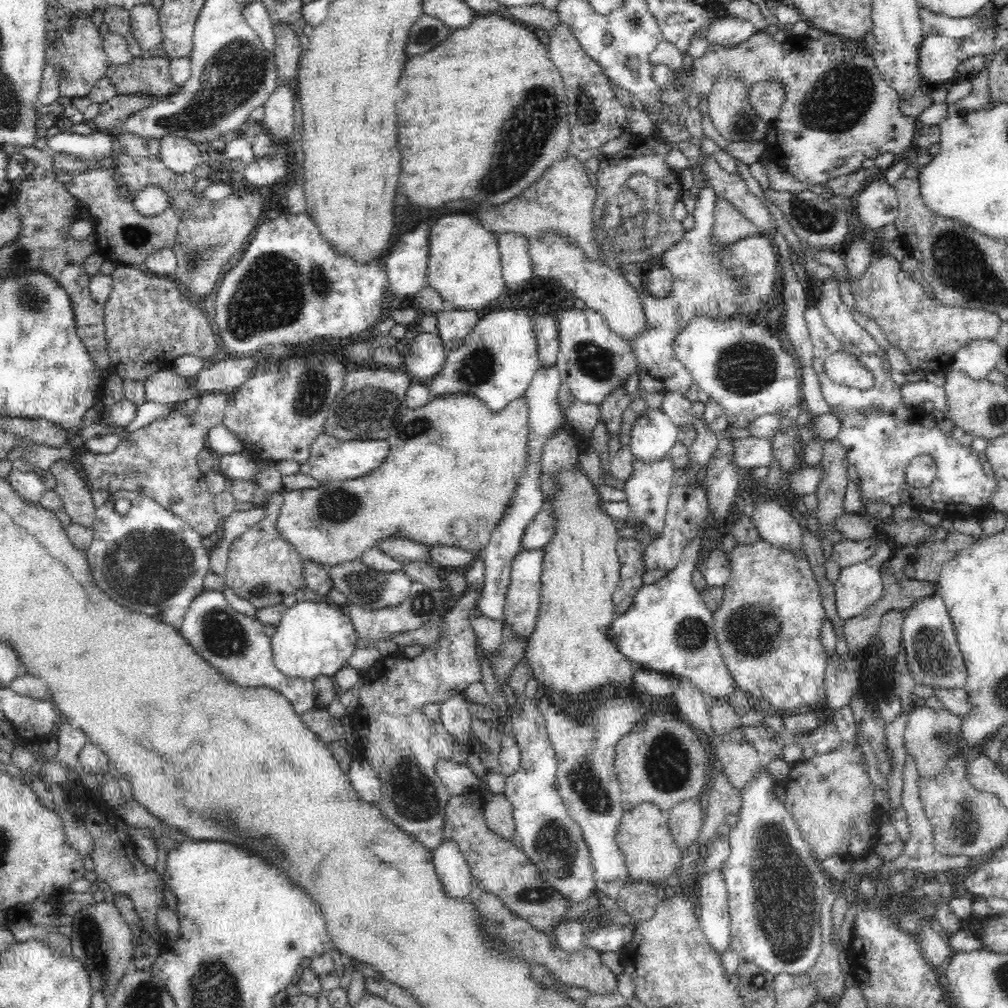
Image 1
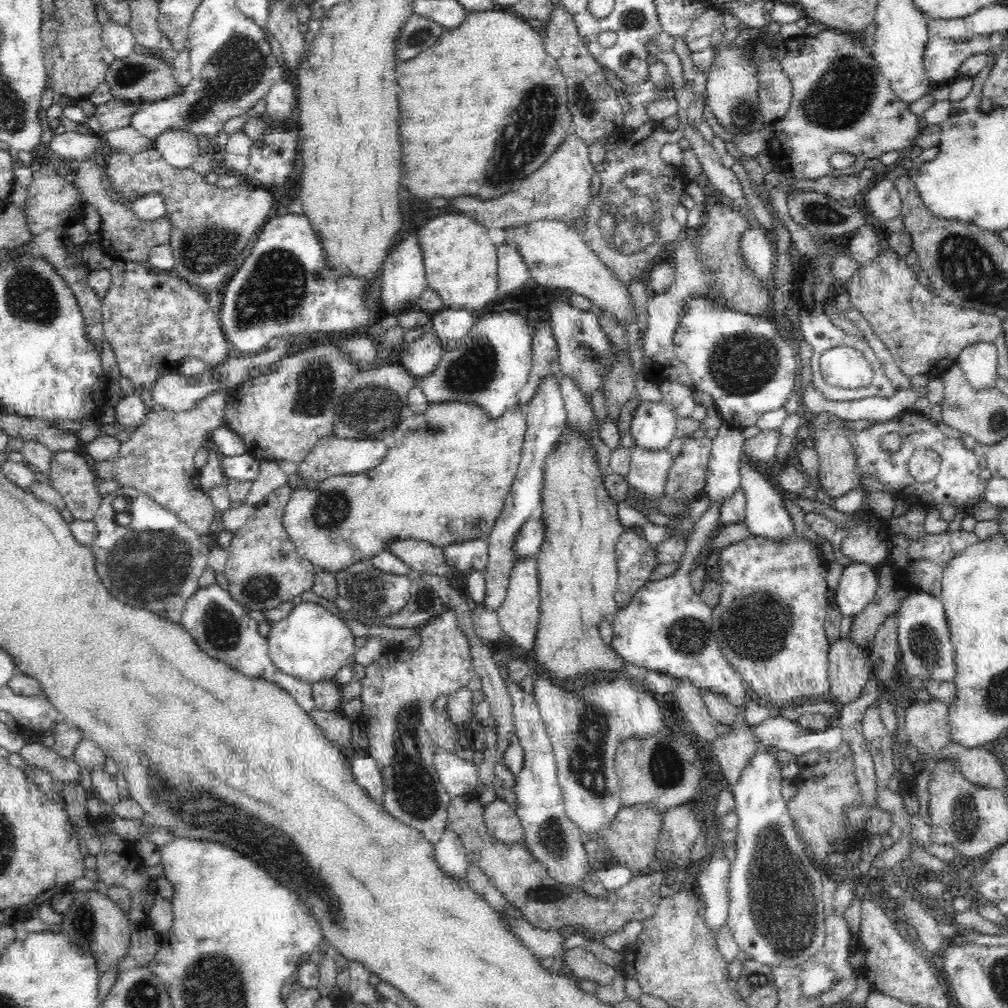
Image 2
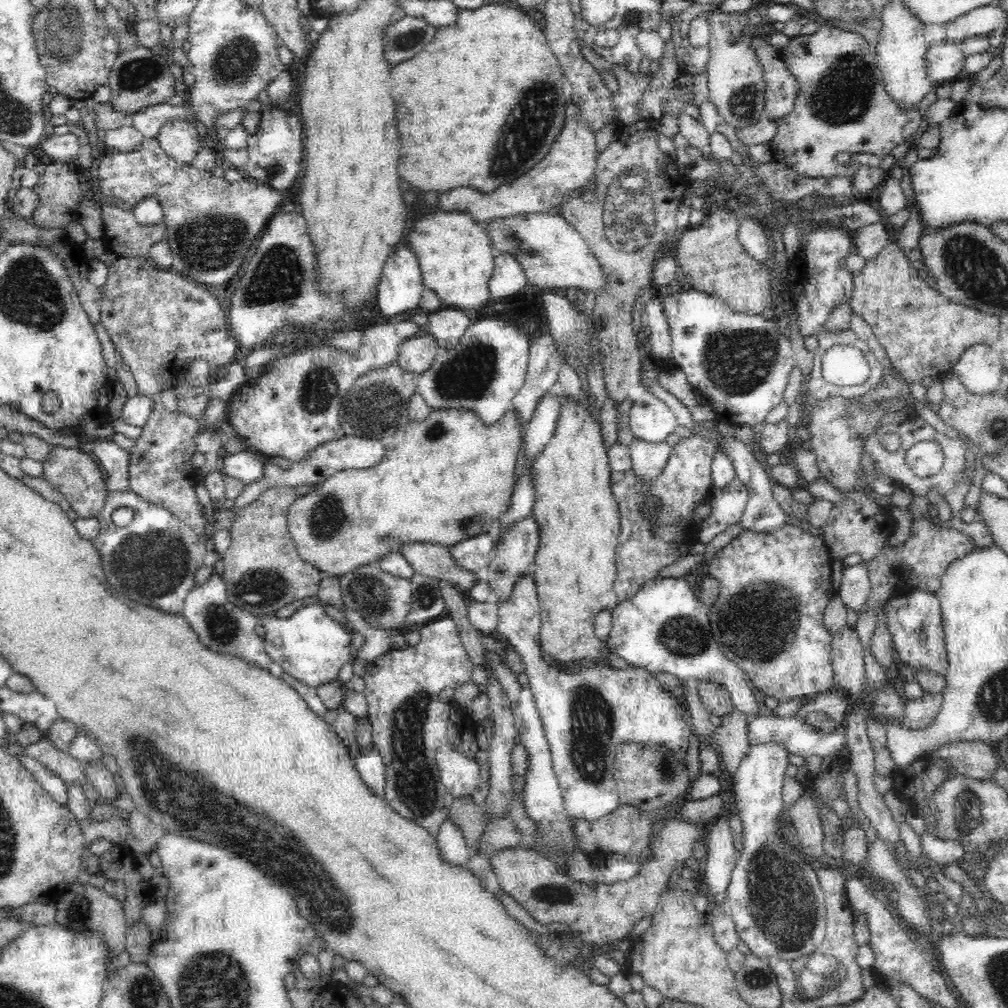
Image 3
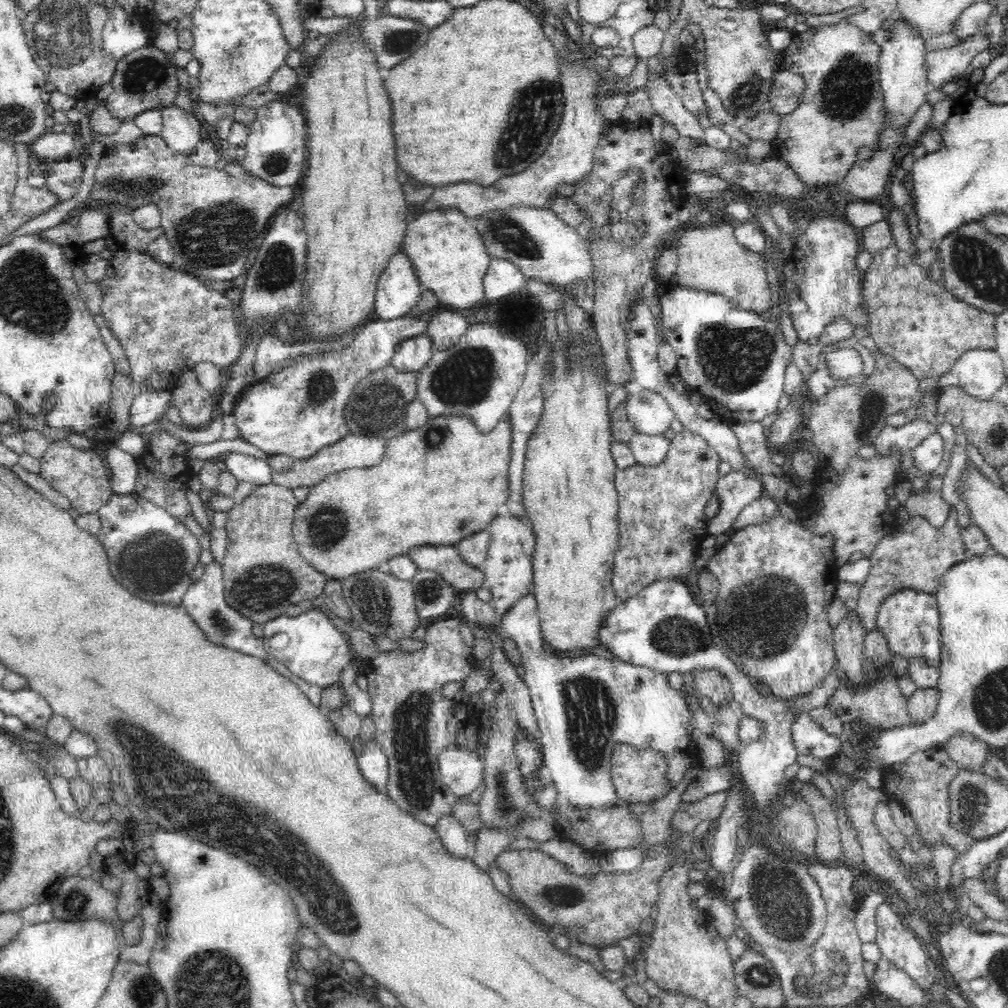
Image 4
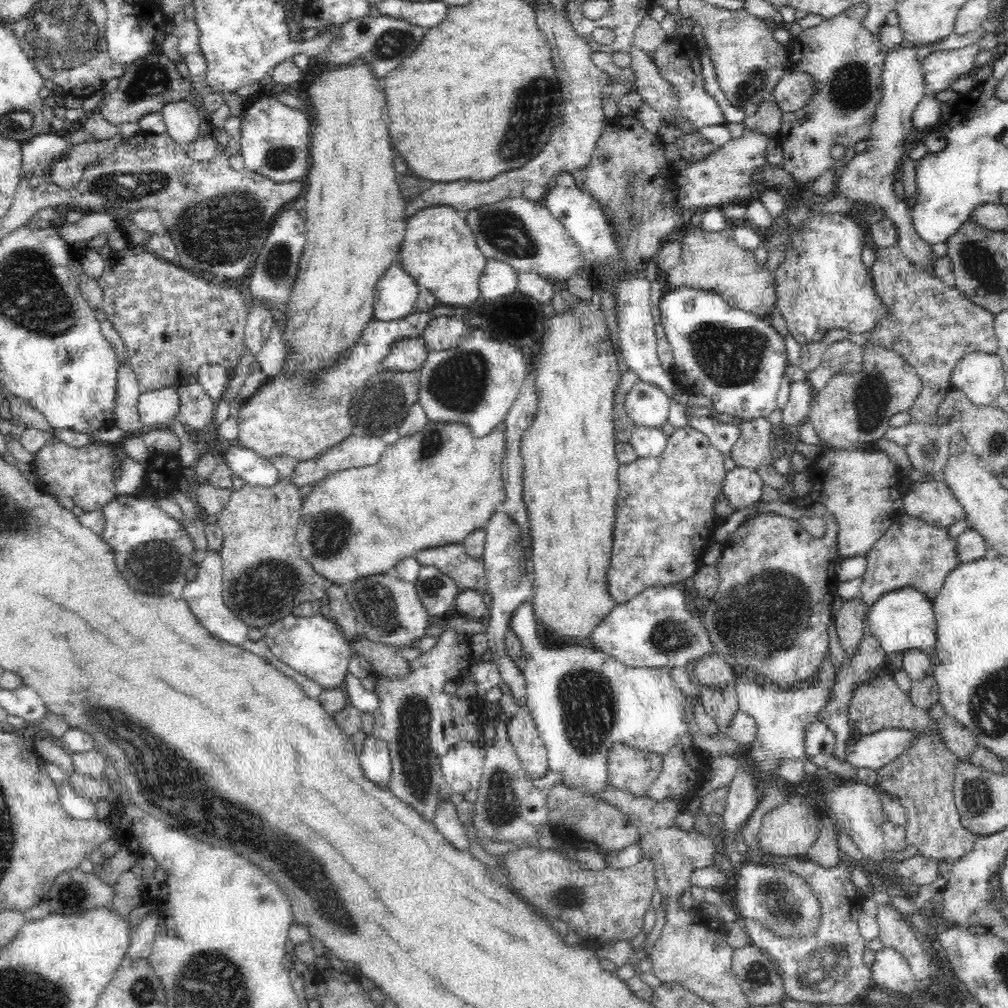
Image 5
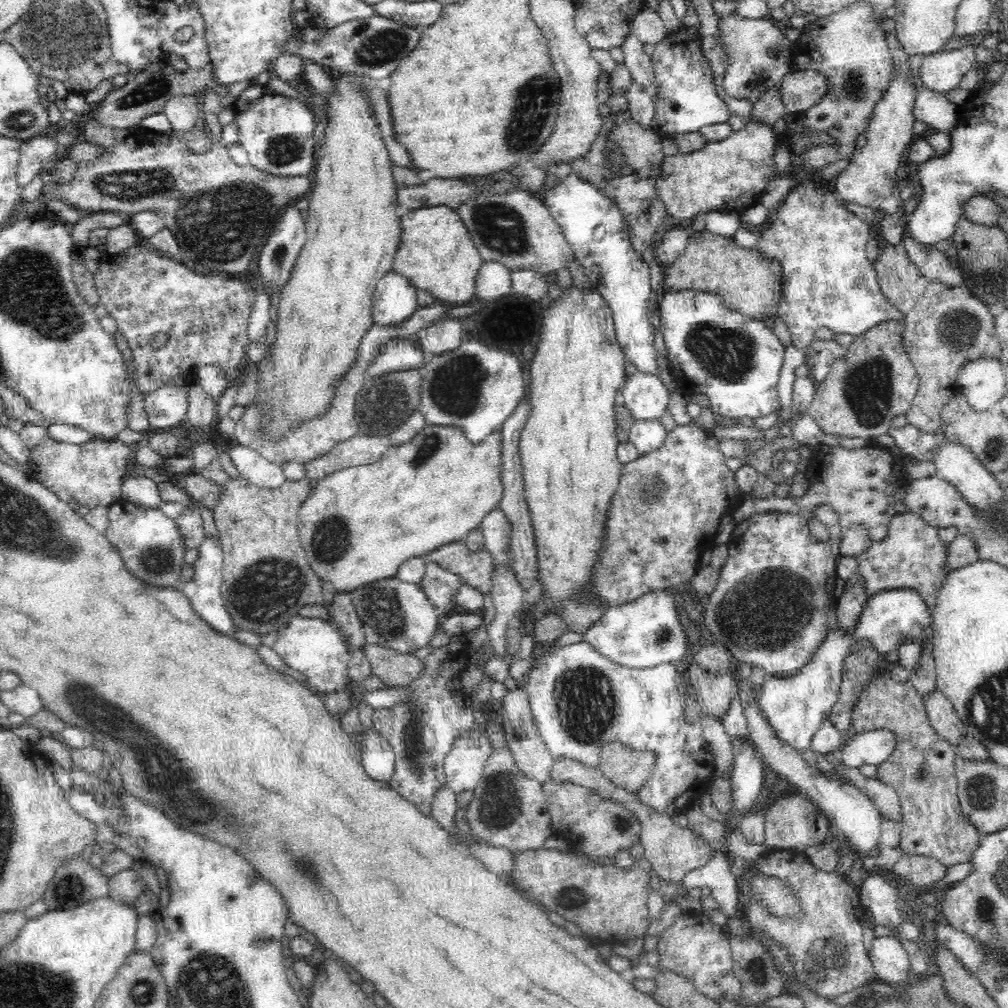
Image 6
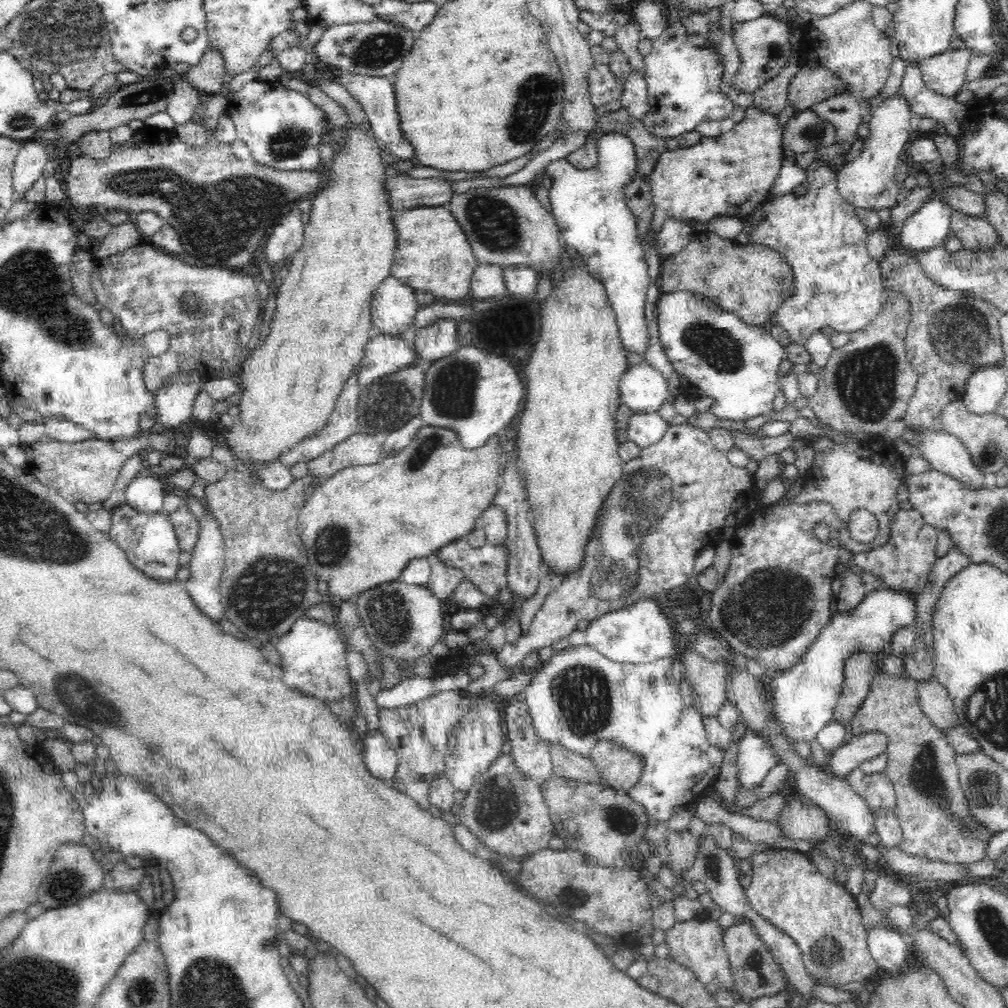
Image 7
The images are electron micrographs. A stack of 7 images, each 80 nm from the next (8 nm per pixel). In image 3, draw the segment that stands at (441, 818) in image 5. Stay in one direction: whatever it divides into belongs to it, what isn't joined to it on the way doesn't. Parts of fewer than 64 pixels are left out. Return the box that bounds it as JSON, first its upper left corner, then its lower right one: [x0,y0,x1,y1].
[436,818,471,866]

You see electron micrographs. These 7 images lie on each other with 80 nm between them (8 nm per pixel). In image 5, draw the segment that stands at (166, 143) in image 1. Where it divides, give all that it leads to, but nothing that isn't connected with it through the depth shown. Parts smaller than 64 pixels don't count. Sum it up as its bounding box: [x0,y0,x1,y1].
[160,98,206,148]

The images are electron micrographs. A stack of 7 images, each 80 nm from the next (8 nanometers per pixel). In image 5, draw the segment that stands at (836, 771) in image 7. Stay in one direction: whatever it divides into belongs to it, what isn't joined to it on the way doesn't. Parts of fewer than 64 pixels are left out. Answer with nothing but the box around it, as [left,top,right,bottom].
[846,729,914,771]

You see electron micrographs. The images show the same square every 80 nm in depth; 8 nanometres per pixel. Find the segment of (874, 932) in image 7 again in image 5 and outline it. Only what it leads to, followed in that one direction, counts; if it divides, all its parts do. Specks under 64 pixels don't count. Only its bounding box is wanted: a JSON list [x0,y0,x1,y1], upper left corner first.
[871,948,920,996]

